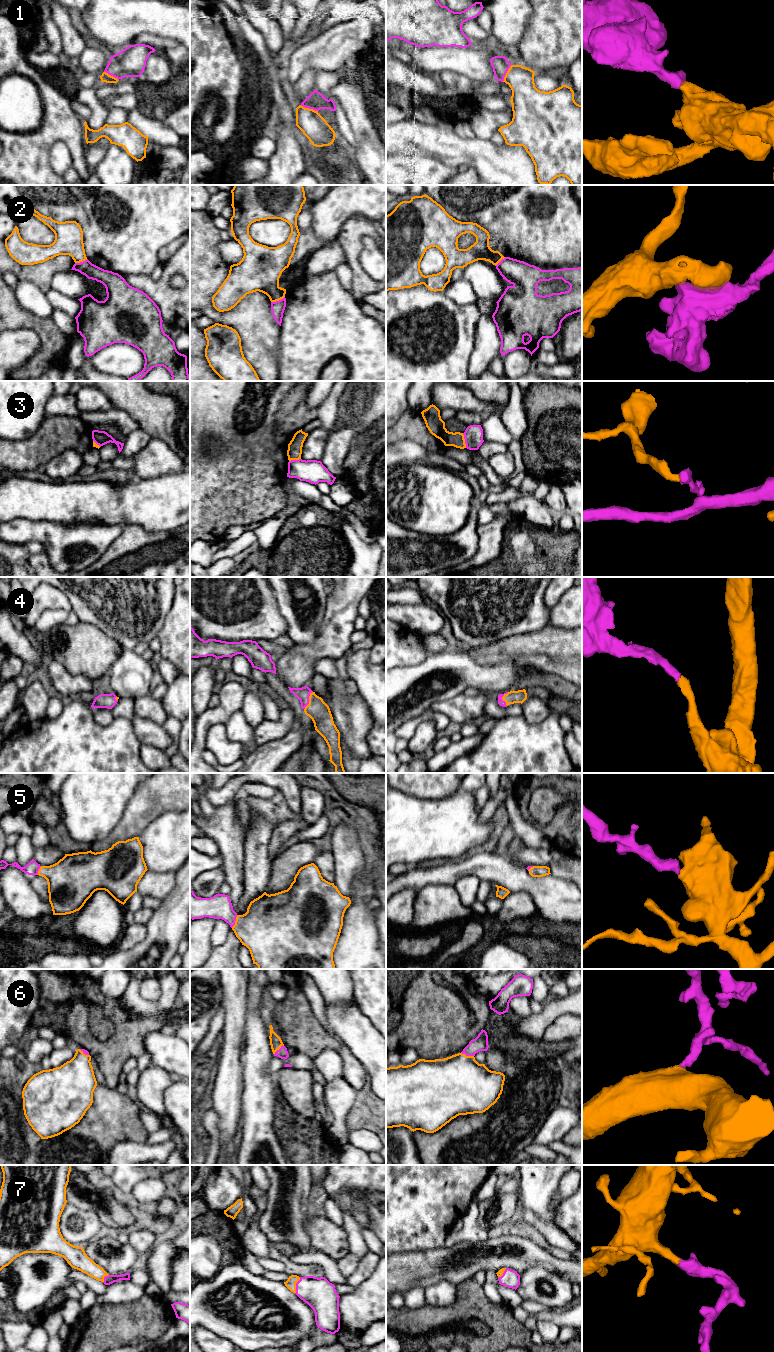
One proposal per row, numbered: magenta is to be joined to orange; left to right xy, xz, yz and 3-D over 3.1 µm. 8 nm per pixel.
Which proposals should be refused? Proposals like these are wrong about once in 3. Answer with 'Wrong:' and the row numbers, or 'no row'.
Wrong: 2, 3

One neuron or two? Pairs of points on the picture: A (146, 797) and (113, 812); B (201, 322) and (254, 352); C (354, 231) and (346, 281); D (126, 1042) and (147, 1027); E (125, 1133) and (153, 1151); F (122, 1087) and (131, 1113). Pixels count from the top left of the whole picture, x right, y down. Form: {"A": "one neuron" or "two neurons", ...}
{"A": "two neurons", "B": "two neurons", "C": "two neurons", "D": "one neuron", "E": "two neurons", "F": "two neurons"}

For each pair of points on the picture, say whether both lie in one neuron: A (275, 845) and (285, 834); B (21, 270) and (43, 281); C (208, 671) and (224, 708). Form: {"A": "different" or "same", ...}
{"A": "same", "B": "same", "C": "different"}

